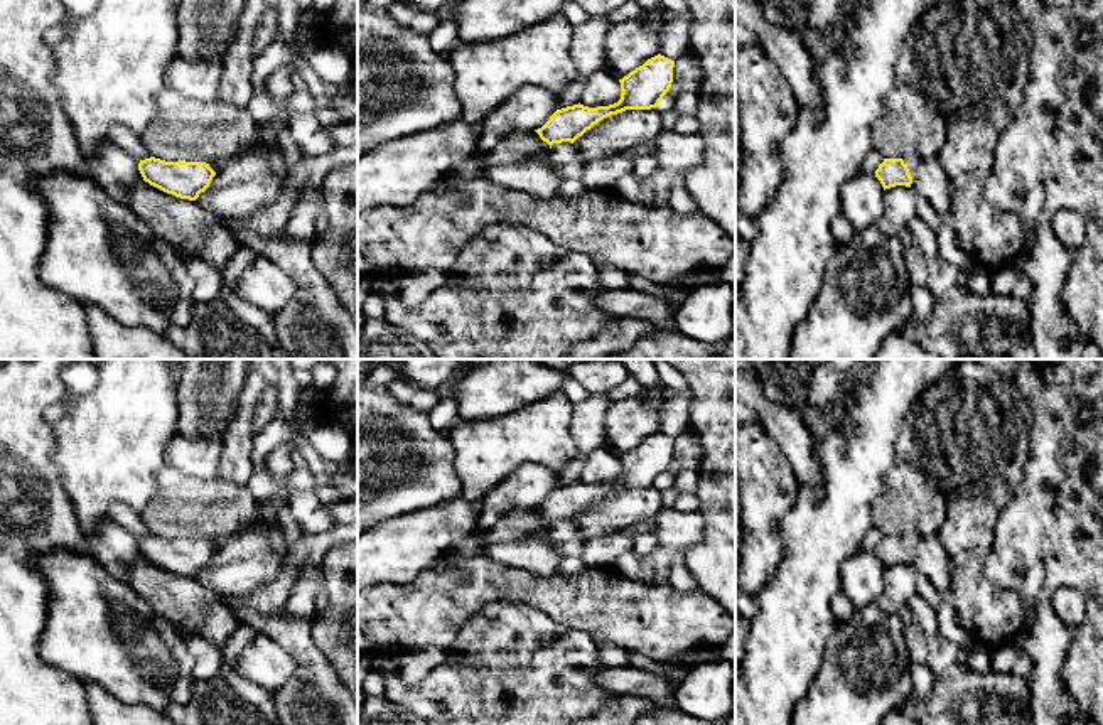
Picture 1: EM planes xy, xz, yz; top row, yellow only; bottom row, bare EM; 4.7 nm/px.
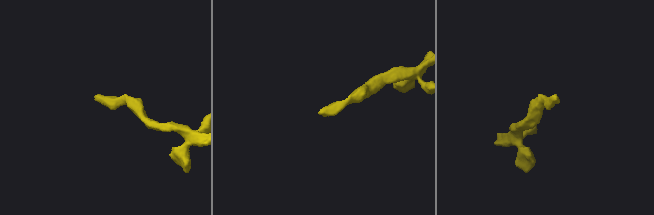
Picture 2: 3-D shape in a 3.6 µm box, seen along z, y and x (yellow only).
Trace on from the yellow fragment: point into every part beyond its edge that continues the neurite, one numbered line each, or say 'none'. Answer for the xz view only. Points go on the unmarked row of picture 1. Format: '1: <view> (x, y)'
none

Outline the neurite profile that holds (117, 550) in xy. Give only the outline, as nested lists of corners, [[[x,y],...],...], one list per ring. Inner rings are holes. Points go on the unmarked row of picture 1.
[[[106,519],[100,523],[94,534],[84,533],[78,545],[78,553],[91,556],[113,578],[125,582],[130,568],[143,558],[138,541],[140,538],[128,533],[123,526]]]

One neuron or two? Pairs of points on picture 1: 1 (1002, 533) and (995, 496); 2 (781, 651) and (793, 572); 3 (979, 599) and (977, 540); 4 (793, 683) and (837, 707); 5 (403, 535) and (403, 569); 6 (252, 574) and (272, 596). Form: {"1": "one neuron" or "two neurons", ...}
{"1": "two neurons", "2": "one neuron", "3": "one neuron", "4": "two neurons", "5": "one neuron", "6": "two neurons"}

